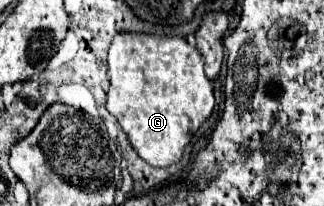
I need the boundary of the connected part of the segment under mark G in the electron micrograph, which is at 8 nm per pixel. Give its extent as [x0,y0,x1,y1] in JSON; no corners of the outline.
[107,32,213,166]

